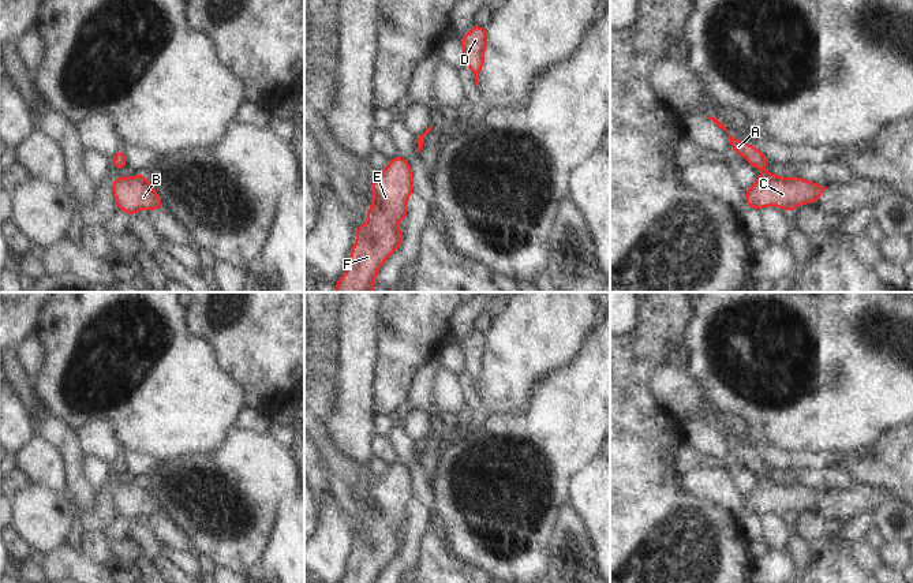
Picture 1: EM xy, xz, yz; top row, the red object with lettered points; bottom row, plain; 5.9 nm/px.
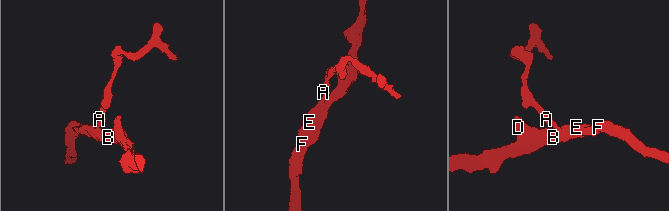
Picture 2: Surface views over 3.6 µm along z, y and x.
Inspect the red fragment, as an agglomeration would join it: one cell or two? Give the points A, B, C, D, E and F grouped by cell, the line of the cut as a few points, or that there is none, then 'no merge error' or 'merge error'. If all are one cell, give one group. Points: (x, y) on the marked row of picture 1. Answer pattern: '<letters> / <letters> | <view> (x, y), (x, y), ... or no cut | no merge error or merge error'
A B C D E F | no cut | no merge error

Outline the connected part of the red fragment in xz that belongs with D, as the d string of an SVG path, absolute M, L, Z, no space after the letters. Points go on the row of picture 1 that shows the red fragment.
M475 25L463 38L461 46L464 51L464 60L474 72L475 83L479 85L478 75L484 63L484 49L487 45L489 31Z

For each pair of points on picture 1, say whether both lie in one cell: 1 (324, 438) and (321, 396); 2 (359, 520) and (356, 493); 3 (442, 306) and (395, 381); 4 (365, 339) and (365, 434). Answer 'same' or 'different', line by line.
1: different
2: same
3: same
4: same

